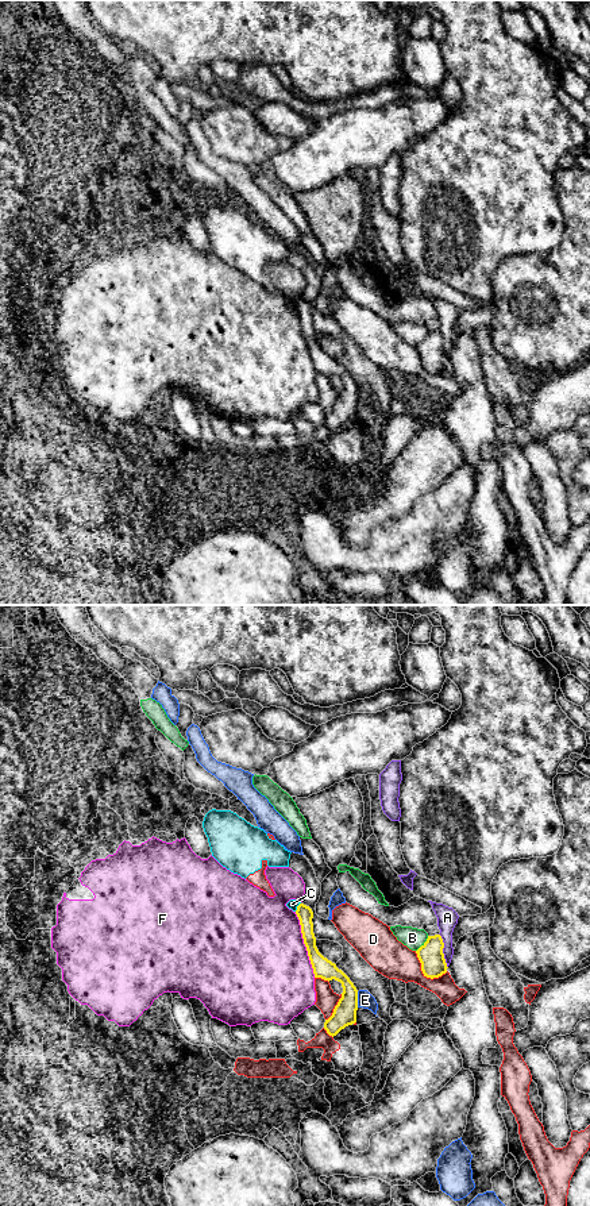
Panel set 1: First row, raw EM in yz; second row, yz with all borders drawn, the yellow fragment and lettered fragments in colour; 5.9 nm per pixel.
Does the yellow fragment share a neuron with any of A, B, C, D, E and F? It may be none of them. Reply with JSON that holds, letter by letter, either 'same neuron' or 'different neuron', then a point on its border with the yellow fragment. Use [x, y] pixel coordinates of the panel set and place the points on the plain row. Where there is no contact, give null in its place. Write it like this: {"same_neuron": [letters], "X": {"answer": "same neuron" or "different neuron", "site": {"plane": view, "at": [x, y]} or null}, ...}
{"same_neuron": [], "A": {"answer": "different neuron", "site": {"plane": "yz", "at": [442, 346]}}, "B": {"answer": "different neuron", "site": {"plane": "yz", "at": [424, 339]}}, "C": {"answer": "different neuron", "site": {"plane": "yz", "at": [297, 301]}}, "D": {"answer": "different neuron", "site": {"plane": "yz", "at": [424, 369]}}, "E": {"answer": "different neuron", "site": {"plane": "yz", "at": [357, 395]}}, "F": {"answer": "different neuron", "site": {"plane": "yz", "at": [304, 338]}}}

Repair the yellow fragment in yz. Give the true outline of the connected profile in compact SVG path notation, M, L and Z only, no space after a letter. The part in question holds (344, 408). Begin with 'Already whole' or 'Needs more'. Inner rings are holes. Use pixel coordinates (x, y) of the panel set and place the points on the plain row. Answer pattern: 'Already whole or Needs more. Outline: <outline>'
Already whole. Outline: M300 298L296 309L300 315L304 339L308 346L315 373L321 373L328 377L335 374L340 377L343 382L342 393L335 401L332 411L324 417L324 424L333 432L346 421L356 417L358 385L350 373L339 365L335 358L319 347L313 328L312 304L304 298Z

